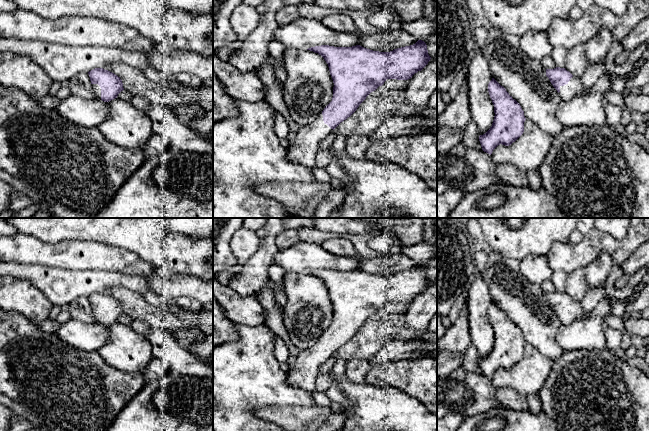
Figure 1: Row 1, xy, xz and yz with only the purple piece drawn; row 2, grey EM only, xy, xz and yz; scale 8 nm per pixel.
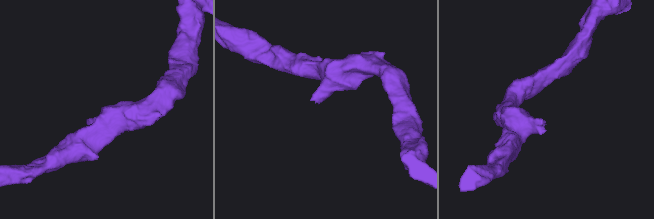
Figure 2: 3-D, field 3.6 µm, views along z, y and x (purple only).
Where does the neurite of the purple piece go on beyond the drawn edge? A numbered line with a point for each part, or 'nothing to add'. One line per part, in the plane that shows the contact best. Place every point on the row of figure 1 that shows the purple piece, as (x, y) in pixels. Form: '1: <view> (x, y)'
1: yz (574, 87)

